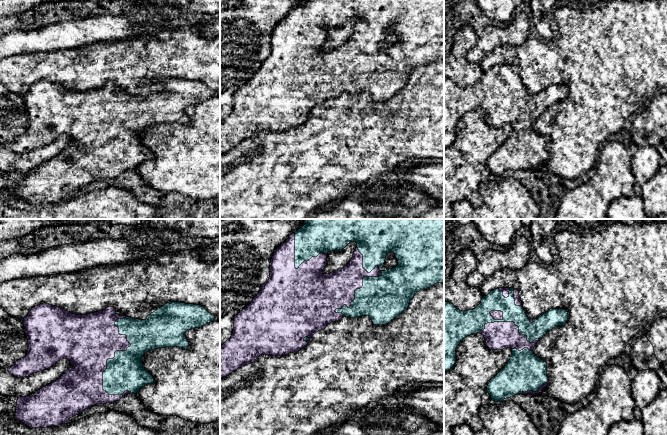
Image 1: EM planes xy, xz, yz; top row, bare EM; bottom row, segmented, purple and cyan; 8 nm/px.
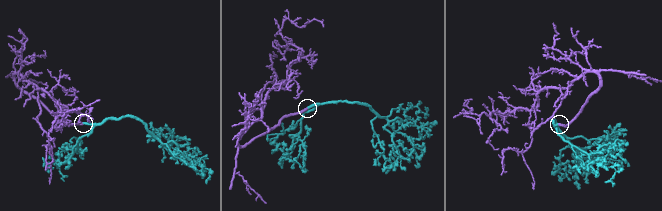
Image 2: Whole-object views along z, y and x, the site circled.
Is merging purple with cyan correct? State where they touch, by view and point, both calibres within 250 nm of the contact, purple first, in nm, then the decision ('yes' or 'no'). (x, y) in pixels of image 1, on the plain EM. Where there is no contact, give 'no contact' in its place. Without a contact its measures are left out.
xy (119, 126) | 420/300 nm | yes

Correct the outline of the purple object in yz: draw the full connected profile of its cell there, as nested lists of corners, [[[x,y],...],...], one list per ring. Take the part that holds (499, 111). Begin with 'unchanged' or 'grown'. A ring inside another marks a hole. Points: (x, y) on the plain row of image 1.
grown; [[[497,64],[472,86],[460,87],[452,79],[444,78],[444,147],[450,146],[456,139],[456,124],[463,115],[471,110],[480,109],[490,126],[512,125],[512,132],[506,142],[493,153],[487,168],[492,177],[501,178],[517,170],[535,171],[548,161],[547,138],[538,134],[533,125],[537,118],[550,106],[562,102],[568,96],[565,85],[550,85],[537,95],[529,95],[522,83],[519,67],[514,64]]]

